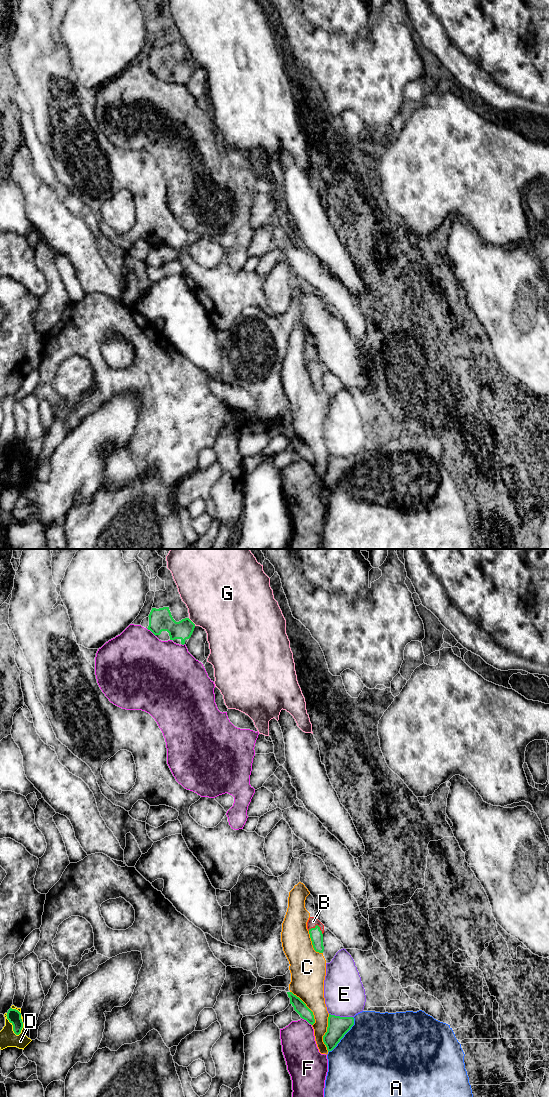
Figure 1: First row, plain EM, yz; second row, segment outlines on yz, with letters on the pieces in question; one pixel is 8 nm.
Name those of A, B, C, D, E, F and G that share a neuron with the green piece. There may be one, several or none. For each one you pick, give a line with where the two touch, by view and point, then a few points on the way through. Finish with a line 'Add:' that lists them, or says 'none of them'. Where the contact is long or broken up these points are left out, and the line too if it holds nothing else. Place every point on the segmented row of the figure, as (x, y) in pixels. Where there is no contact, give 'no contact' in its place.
B: meets green in yz at (317, 925)
Add: B

